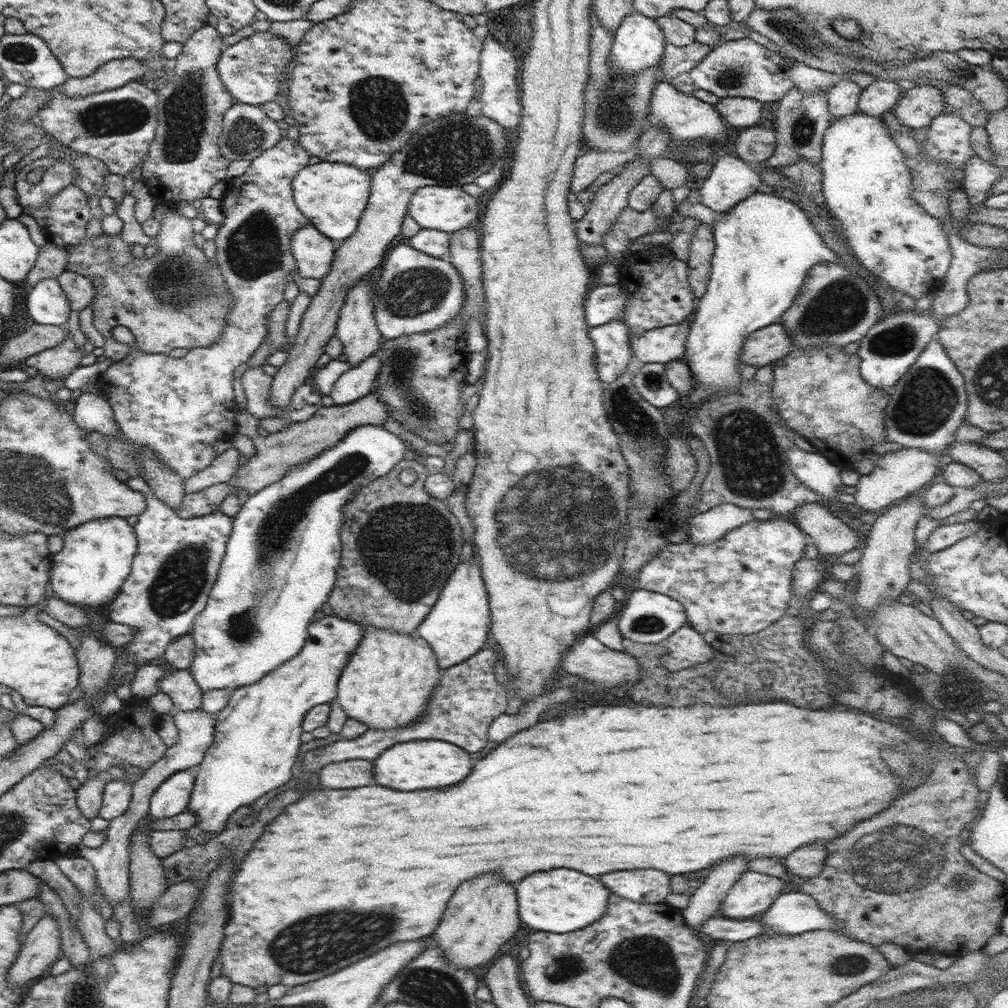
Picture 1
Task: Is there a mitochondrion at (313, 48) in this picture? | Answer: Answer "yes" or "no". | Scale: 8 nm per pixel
no

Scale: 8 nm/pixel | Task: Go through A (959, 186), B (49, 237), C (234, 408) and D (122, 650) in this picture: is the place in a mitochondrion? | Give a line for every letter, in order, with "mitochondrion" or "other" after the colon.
A: other
B: other
C: other
D: other

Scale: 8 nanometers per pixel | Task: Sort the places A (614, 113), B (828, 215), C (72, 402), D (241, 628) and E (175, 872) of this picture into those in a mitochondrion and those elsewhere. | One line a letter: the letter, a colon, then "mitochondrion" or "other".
A: mitochondrion
B: other
C: other
D: mitochondrion
E: other

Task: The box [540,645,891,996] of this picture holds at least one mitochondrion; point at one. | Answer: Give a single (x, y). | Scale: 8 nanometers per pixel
(853, 964)

